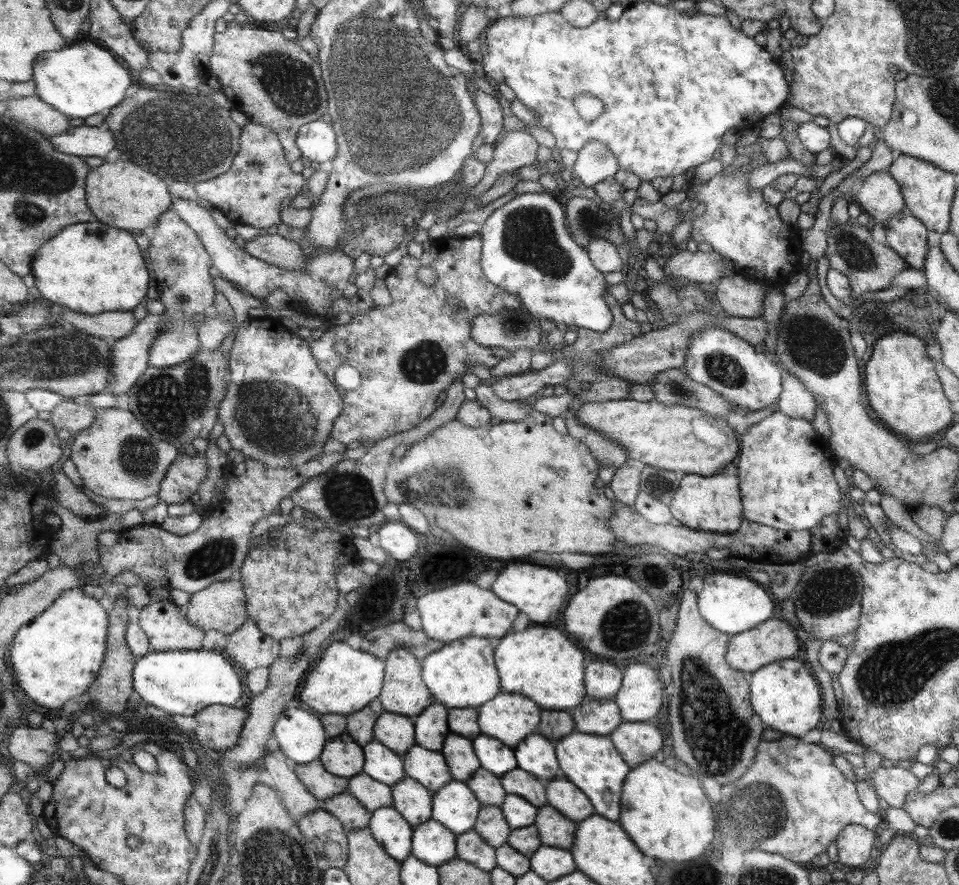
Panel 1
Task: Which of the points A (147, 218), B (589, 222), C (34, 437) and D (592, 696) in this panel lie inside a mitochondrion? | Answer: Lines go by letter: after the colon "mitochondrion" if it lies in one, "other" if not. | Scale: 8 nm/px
A: other
B: mitochondrion
C: mitochondrion
D: other

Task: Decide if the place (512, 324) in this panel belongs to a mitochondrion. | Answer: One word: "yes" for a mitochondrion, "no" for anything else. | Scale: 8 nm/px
yes

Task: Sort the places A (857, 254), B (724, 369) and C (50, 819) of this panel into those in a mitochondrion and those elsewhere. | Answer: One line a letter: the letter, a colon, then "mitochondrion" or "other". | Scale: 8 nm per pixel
A: mitochondrion
B: mitochondrion
C: other

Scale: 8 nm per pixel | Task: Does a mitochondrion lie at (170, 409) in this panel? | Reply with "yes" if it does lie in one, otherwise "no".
yes

